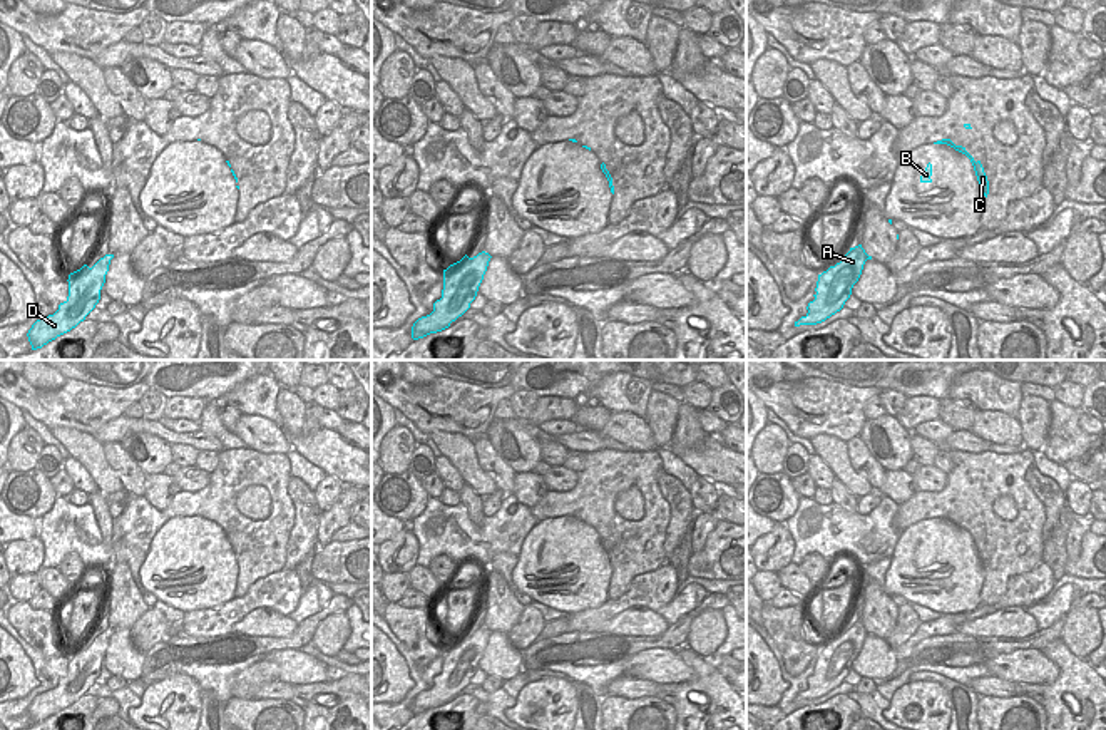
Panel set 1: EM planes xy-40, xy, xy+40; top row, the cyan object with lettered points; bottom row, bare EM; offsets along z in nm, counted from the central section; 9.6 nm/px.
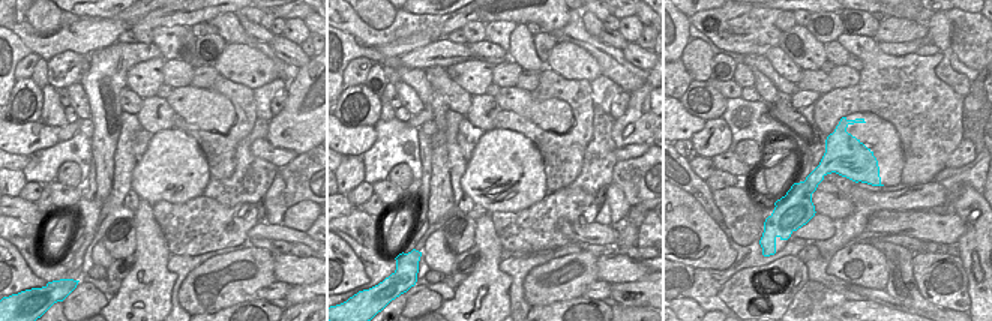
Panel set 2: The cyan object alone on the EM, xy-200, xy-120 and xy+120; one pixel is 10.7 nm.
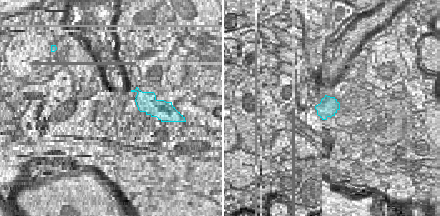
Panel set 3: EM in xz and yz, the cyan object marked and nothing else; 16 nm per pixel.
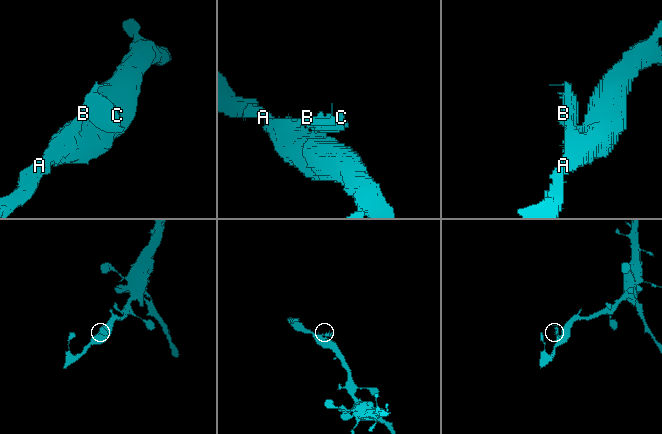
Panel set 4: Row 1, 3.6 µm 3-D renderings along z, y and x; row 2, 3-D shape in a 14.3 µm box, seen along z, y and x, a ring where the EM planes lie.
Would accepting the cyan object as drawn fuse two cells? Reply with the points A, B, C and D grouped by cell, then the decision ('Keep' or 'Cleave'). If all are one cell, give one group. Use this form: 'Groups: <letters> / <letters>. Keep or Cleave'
Groups: A B C D. Keep

